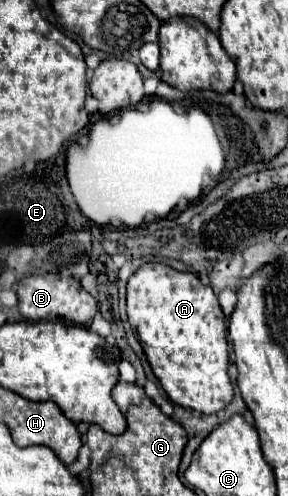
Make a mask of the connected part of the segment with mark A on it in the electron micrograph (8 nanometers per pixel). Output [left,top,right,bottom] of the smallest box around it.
[127,263,233,415]

